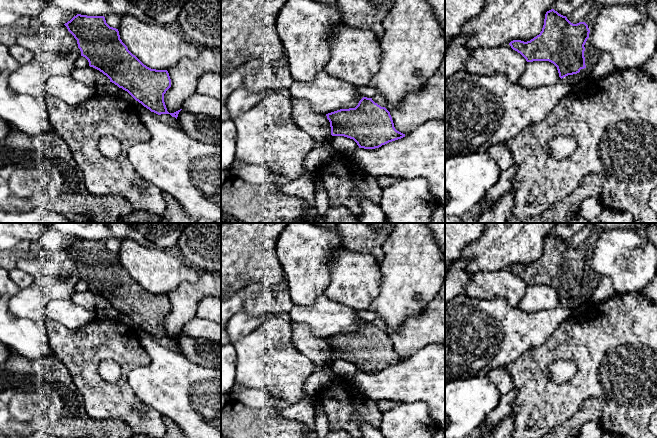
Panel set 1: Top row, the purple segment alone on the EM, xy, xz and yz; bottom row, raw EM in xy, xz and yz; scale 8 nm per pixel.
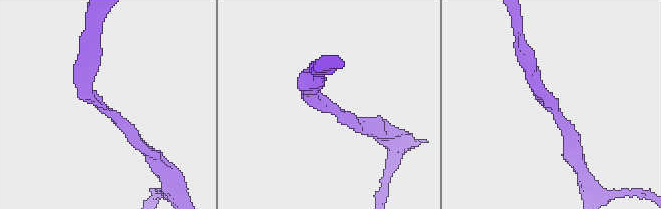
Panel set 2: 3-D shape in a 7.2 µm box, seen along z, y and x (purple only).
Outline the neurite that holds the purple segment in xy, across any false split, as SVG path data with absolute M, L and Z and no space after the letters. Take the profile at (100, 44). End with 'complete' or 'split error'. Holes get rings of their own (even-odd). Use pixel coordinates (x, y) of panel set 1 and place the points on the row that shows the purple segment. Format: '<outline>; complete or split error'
M77 14L64 25L77 40L81 56L88 60L90 67L102 72L110 79L110 82L127 91L136 101L151 112L158 115L170 114L177 119L182 109L169 113L164 102L164 94L171 87L168 71L151 69L144 65L128 50L127 46L120 39L118 29L110 27L106 23L104 16Z; complete

